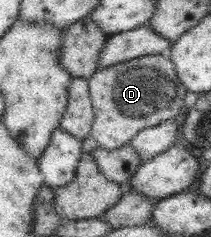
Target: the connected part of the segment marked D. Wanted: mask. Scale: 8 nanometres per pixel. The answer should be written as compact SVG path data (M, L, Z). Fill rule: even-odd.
M160 54L137 57L106 69L98 69L93 76L89 77L88 87L92 107L95 110L90 136L97 141L101 148L105 149L119 149L121 146L129 144L142 129L175 119L179 111L186 107L183 99L187 91L178 80L174 64Z

